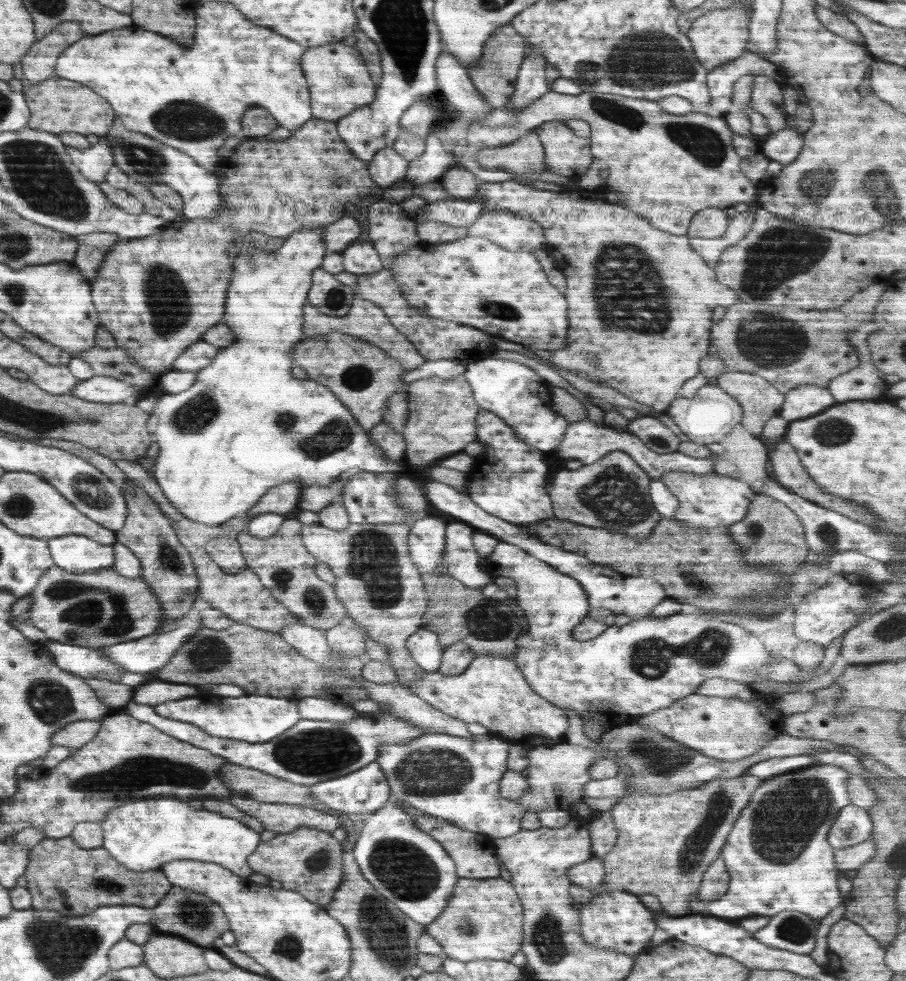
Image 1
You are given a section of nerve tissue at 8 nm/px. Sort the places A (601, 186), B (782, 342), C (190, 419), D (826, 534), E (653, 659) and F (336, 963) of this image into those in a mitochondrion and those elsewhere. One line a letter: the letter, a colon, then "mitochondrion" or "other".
A: other
B: mitochondrion
C: mitochondrion
D: mitochondrion
E: mitochondrion
F: other

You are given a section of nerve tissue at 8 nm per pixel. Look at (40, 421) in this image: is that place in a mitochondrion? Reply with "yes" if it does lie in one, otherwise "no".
yes

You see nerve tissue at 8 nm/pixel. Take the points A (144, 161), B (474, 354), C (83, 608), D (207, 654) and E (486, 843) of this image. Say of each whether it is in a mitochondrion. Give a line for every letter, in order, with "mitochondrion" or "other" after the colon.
A: mitochondrion
B: other
C: mitochondrion
D: mitochondrion
E: other

